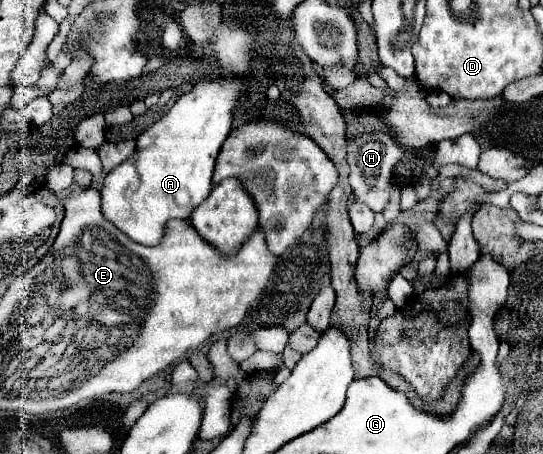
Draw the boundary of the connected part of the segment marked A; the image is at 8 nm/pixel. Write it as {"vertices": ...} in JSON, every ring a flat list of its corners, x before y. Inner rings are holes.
{"vertices":[[227,24,227,30,219,34,213,42,213,50,217,56,217,64,223,68,223,76,217,80,201,80,191,94,183,94,177,98,177,102,149,128,145,128,137,138,137,158,135,160,125,160,117,168,113,168,103,182,101,188,101,212,103,218,111,224,115,224,123,234,127,234,131,240,146,245,157,245,163,234,164,226,171,218,189,218,191,216,191,206,199,206,211,192,213,182,213,170,215,170,215,160,217,154,231,130,231,120,233,120,233,108,235,102,241,98,243,84,241,78,243,74,249,72,251,60,247,54,253,38,249,30,243,30,237,24]]}

